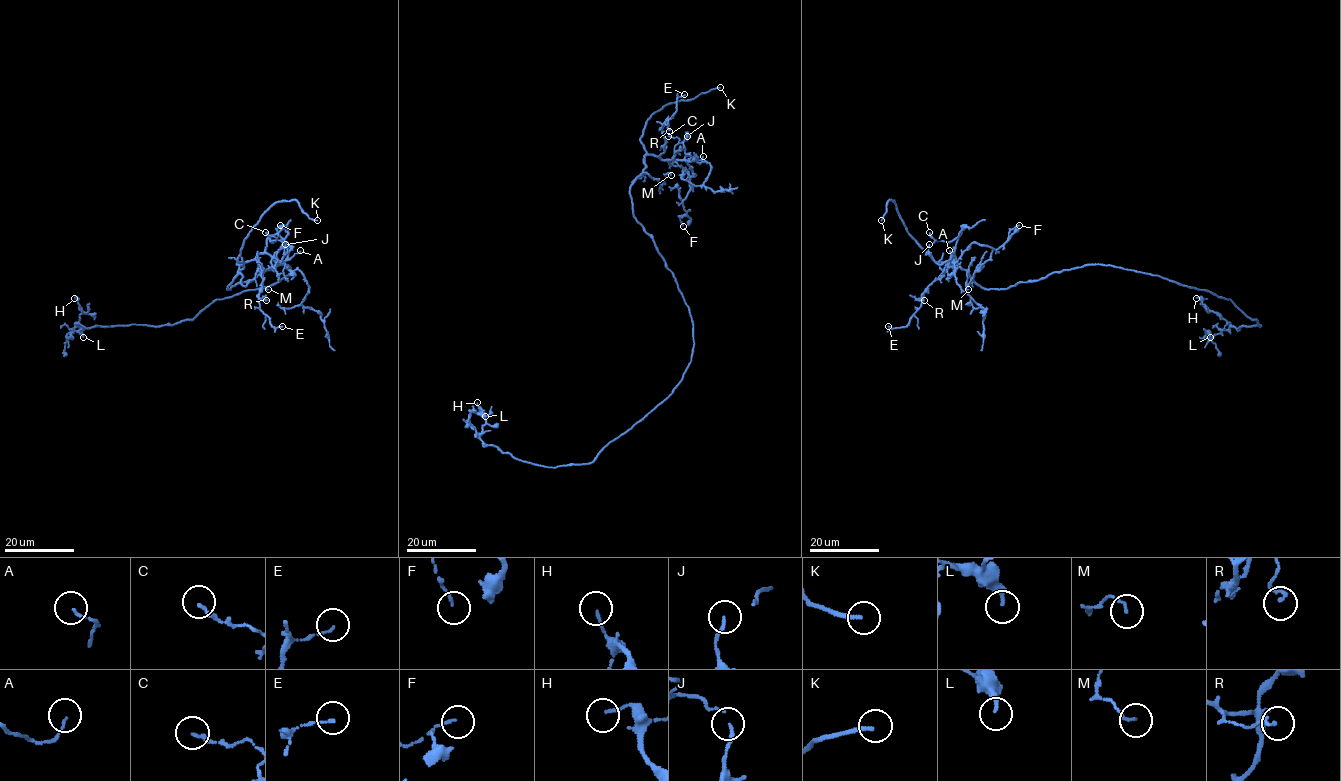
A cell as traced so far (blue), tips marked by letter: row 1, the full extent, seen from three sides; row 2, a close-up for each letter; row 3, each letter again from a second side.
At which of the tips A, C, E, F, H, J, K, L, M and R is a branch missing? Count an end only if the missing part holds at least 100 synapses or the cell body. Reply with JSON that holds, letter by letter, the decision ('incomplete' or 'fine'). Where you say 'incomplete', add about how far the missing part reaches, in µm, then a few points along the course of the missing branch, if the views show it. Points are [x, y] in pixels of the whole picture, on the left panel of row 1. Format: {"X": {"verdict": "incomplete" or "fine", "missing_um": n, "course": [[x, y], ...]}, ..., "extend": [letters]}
{"A": {"verdict": "fine"}, "C": {"verdict": "fine"}, "E": {"verdict": "fine"}, "F": {"verdict": "fine"}, "H": {"verdict": "fine"}, "J": {"verdict": "fine"}, "K": {"verdict": "incomplete", "missing_um": 35, "course": [[317, 220], [323, 221], [314, 215], [303, 196], [291, 162], [268, 135]]}, "L": {"verdict": "fine"}, "M": {"verdict": "fine"}, "R": {"verdict": "fine"}, "extend": ["K"]}

